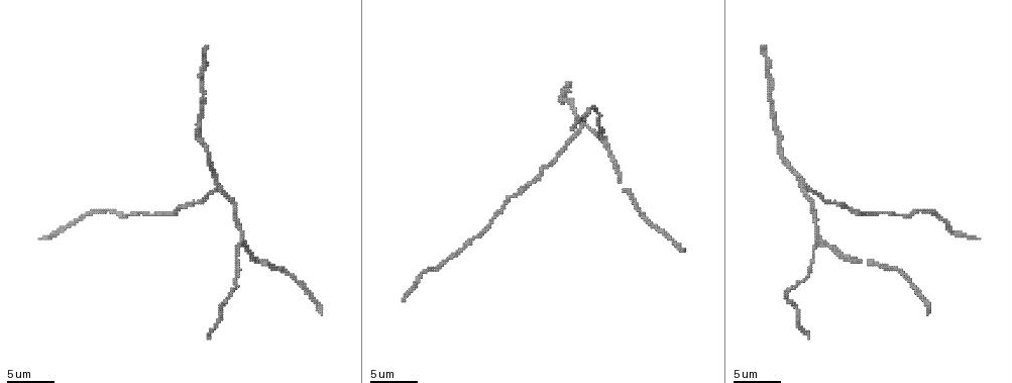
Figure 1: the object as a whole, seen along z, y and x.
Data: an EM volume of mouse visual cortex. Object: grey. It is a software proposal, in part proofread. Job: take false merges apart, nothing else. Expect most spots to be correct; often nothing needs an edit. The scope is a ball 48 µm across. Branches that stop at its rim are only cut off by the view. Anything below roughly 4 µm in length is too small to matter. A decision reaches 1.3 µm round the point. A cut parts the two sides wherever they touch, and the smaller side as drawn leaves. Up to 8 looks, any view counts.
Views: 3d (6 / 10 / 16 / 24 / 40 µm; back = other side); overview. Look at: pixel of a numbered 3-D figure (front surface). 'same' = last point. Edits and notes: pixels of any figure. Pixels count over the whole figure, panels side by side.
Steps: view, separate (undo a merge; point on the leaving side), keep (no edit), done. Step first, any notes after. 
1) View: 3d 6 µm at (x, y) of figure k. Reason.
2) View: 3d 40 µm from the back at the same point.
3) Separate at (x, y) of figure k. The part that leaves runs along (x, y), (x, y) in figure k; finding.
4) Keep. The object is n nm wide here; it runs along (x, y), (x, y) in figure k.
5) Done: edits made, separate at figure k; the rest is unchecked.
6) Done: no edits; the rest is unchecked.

View: 3d 10 µm at (205, 147) of figure 1. Calibre changes.

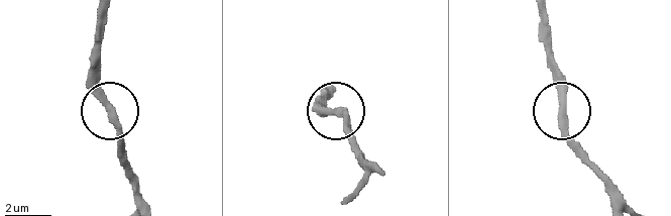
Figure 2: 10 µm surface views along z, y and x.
View: 3d 6 µm at (564, 117) of figure 2. Zoom in.

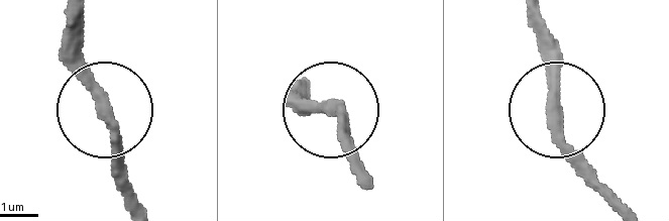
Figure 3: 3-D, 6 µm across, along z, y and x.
Keep. It runs along (141, 202), (122, 173), (93, 76), (65, 31) in figure 3; one cell here.

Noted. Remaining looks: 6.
View: 3d 10 µm at (585, 122) of figure 1. Side arm on a straight run.

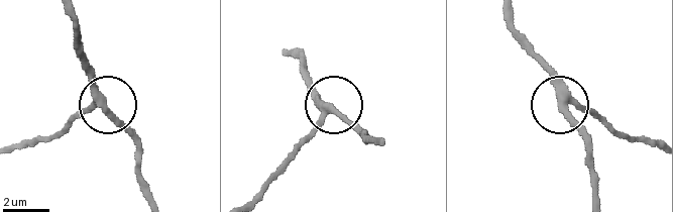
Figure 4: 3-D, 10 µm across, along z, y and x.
View: 3d 6 µm at (562, 105) of figure 4.

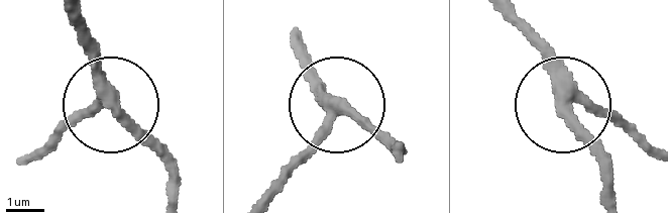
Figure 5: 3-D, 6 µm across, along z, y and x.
Keep. The side arm is 17 µm long; it runs along (282, 166), (336, 101), (301, 66) in figure 5; all the same cell.

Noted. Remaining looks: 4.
View: 3d 10 µm at (820, 246) of figure 1.

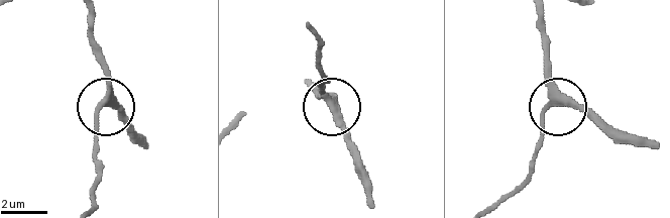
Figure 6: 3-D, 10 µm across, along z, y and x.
Keep. The object is 280 nm wide here; it runs along (88, 14), (88, 37), (106, 78), (94, 169) in figure 6; continuous, no second cell.

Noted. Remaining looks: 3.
View: 3d 16 µm at (130, 215) of figure 1. Sudden change in width.

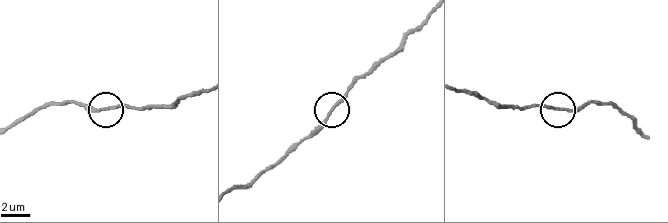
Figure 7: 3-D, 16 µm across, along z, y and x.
Keep. The object is 190 nm wide here; it runs along (428, 15), (359, 77), (302, 141) in figure 7; one cell here.

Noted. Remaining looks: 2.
Done: no edits; the rest is unchecked.

